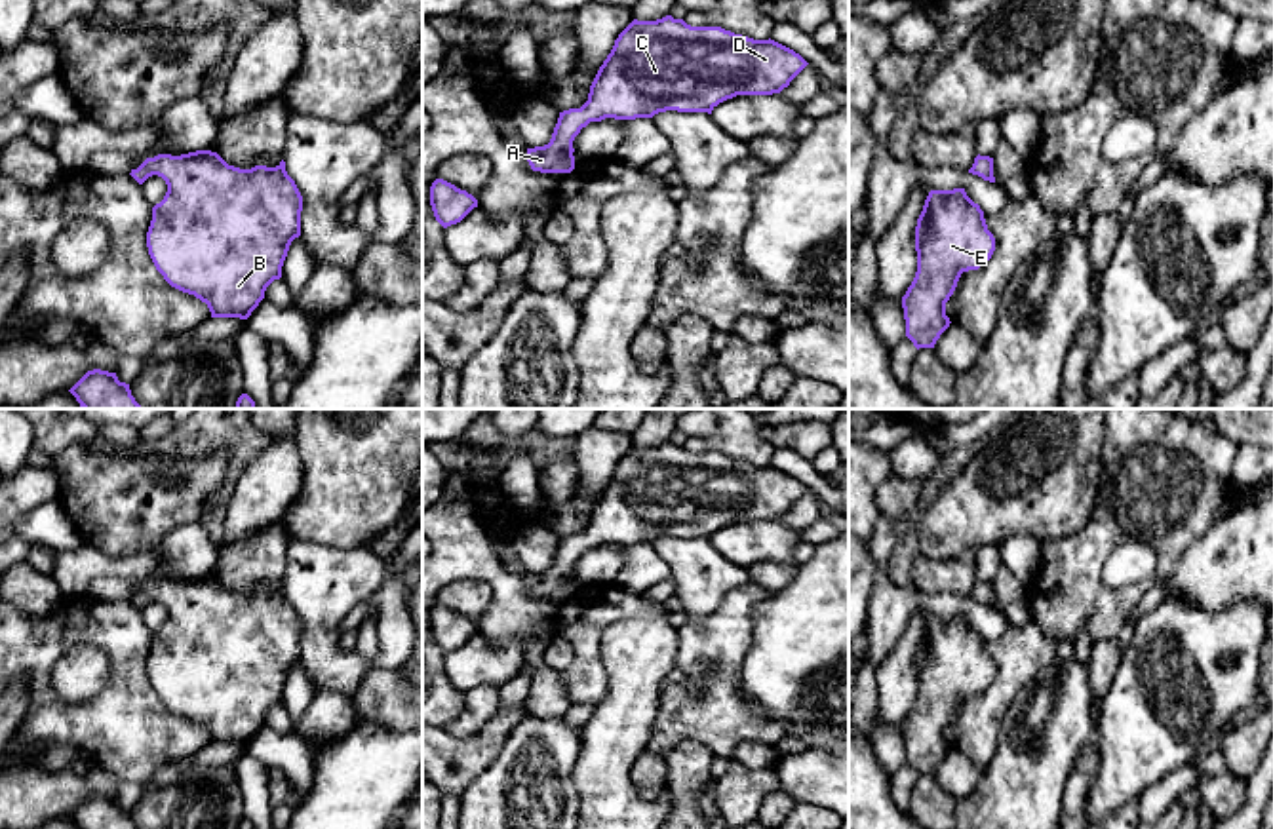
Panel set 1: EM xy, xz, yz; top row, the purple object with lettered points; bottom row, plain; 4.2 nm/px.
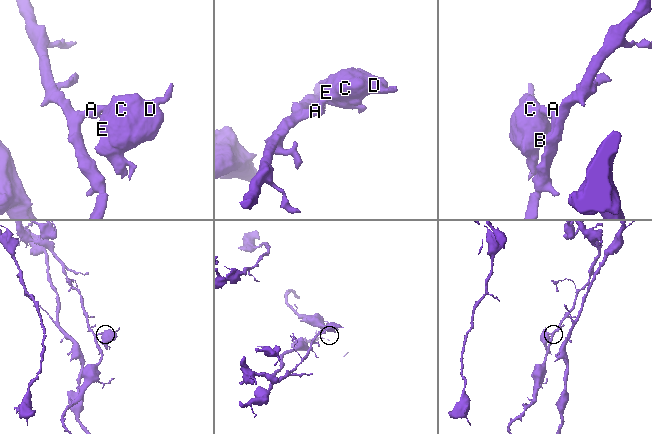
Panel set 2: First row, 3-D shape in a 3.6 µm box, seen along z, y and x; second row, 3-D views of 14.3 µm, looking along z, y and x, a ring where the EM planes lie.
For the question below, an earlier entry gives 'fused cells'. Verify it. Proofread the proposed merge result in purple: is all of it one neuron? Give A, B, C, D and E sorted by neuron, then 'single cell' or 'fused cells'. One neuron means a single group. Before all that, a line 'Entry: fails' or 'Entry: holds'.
Entry: fails
A B C D E | single cell

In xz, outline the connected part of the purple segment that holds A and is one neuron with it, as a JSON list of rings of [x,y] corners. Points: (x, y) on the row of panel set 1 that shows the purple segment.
[[[672,15],[634,19],[599,67],[588,101],[580,108],[559,112],[550,143],[527,148],[527,162],[533,171],[571,173],[573,141],[590,122],[653,118],[666,110],[712,114],[719,103],[736,95],[780,93],[807,65],[799,53],[771,38],[754,40],[721,27],[691,27]]]

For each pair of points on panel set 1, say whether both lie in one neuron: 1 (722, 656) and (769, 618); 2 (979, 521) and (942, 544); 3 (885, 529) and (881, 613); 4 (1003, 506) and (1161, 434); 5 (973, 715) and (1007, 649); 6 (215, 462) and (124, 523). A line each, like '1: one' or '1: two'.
1: two
2: one
3: one
4: two
5: one
6: one

